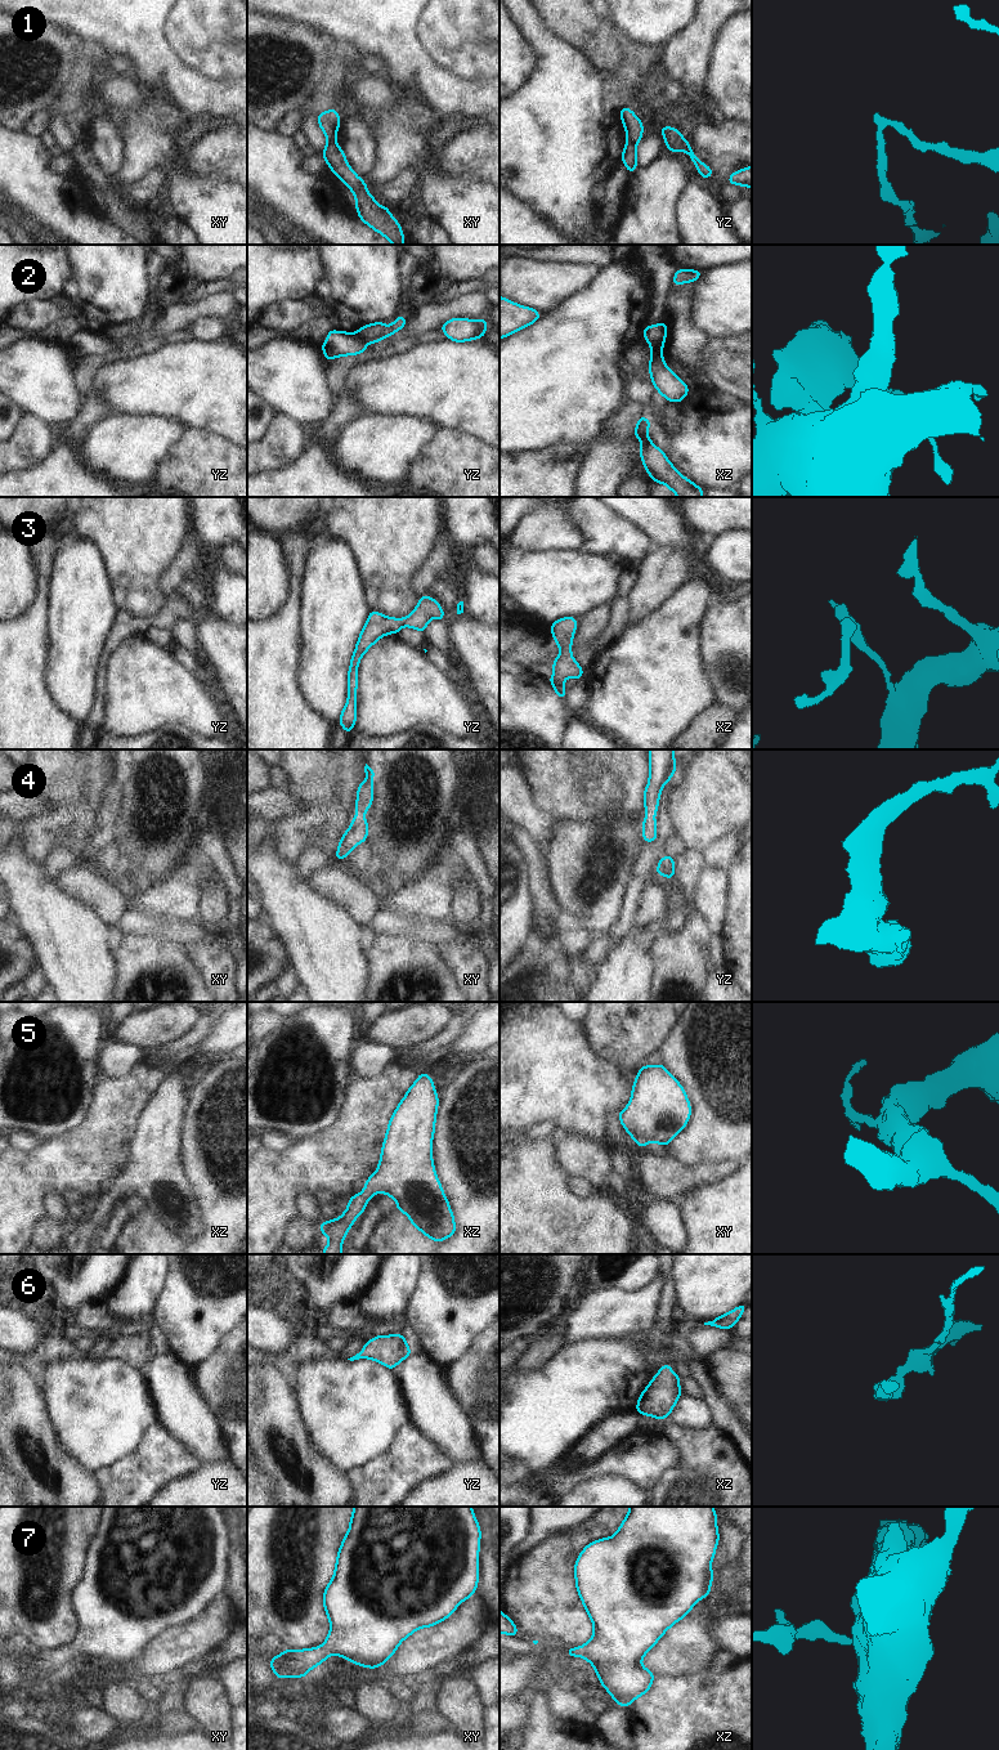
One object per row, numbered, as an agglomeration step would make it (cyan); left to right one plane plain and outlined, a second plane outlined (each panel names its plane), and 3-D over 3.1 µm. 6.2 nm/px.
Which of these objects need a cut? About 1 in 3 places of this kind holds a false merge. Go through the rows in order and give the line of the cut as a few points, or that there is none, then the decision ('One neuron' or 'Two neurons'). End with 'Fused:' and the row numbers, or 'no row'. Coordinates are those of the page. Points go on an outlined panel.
1: Split along yz (627, 141), (636, 143). Two neurons
2: Split along xz (661, 353), (653, 356). Two neurons
3: No split. One neuron
4: No split. One neuron
5: No split. One neuron
6: No split. One neuron
7: No split. One neuron
Fused: 1, 2.

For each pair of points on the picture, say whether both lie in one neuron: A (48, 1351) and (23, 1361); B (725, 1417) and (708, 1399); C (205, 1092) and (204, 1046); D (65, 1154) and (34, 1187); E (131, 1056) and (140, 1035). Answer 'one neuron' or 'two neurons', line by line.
A: one neuron
B: one neuron
C: two neurons
D: one neuron
E: two neurons

